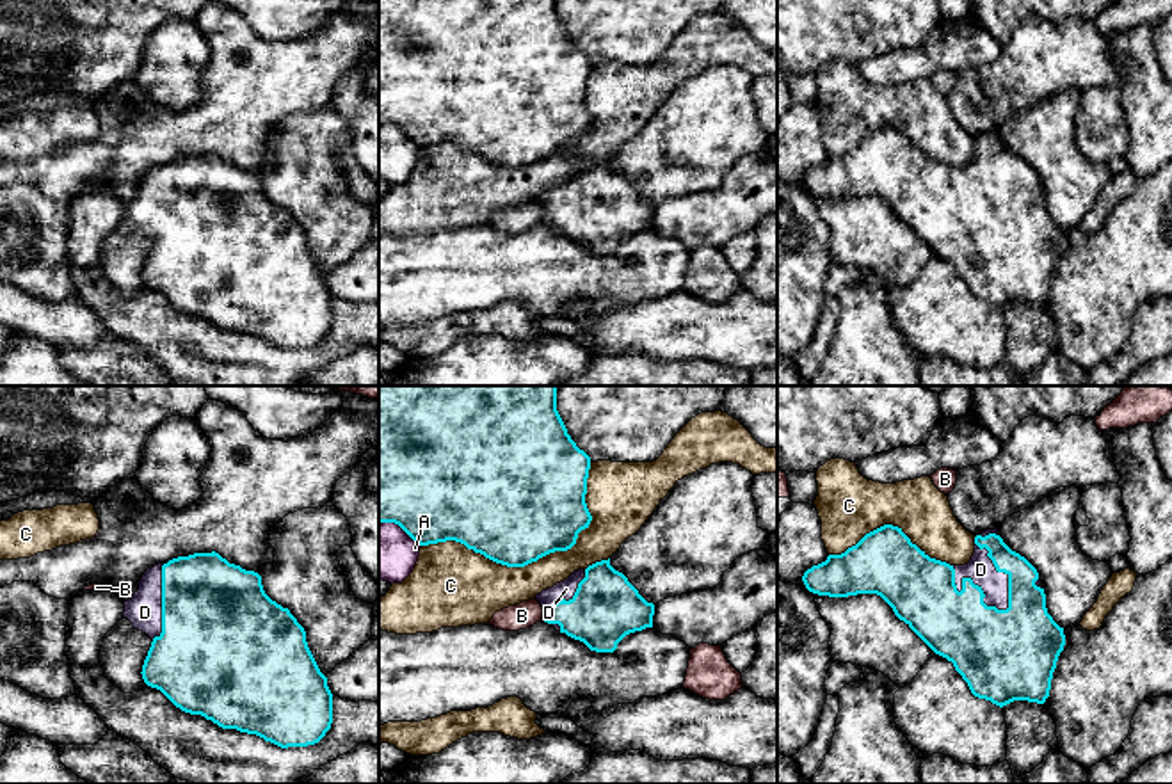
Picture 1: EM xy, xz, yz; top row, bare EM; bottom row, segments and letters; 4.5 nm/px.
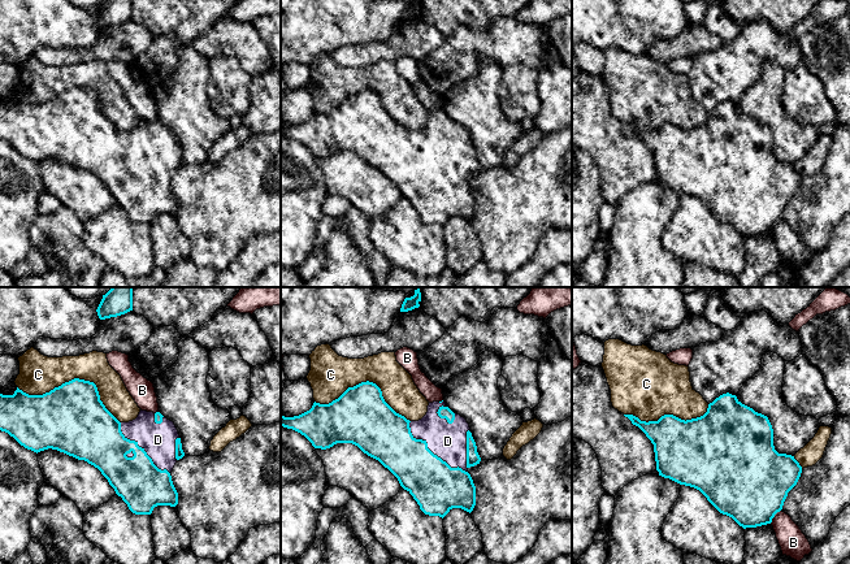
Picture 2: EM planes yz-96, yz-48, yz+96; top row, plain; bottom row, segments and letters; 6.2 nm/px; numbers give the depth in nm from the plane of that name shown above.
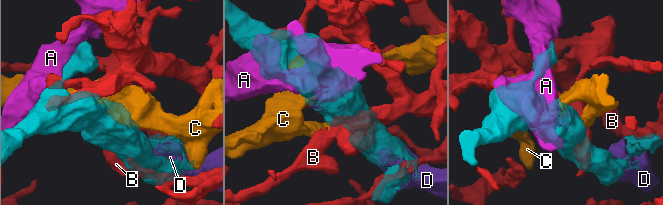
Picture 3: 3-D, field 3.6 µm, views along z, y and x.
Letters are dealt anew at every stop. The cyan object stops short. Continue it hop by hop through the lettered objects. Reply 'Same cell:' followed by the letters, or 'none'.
Same cell: D

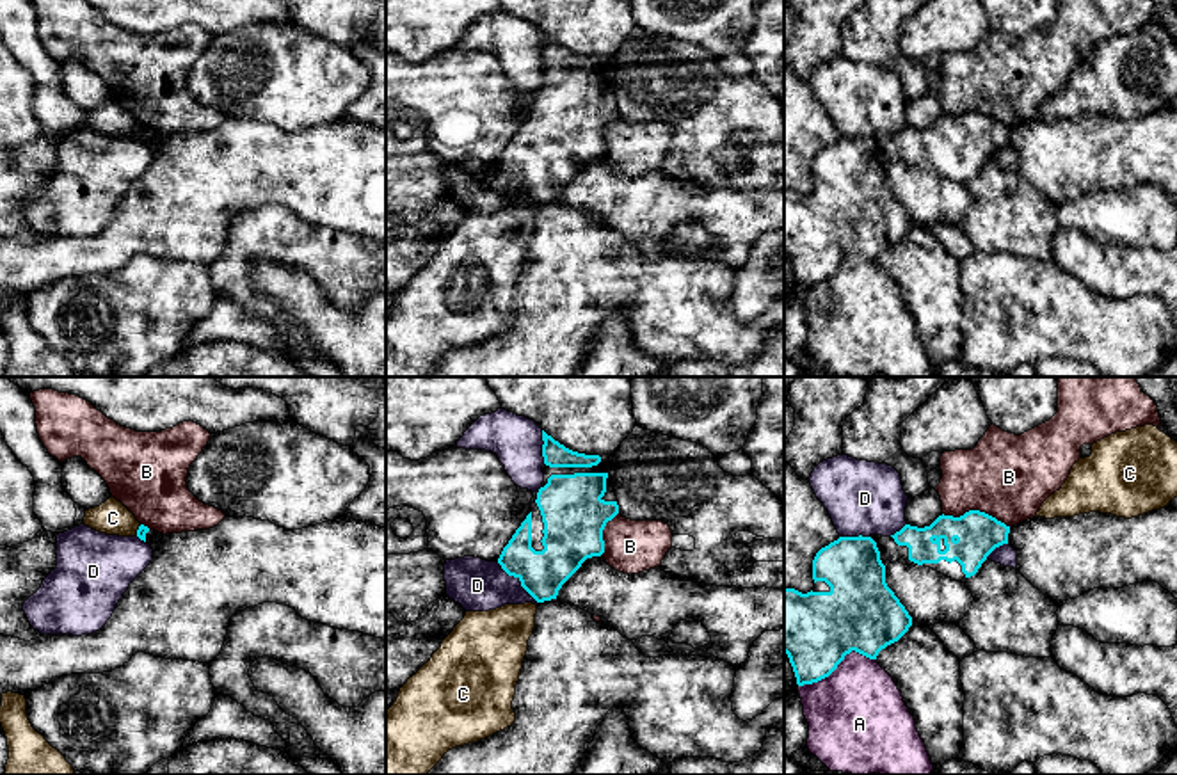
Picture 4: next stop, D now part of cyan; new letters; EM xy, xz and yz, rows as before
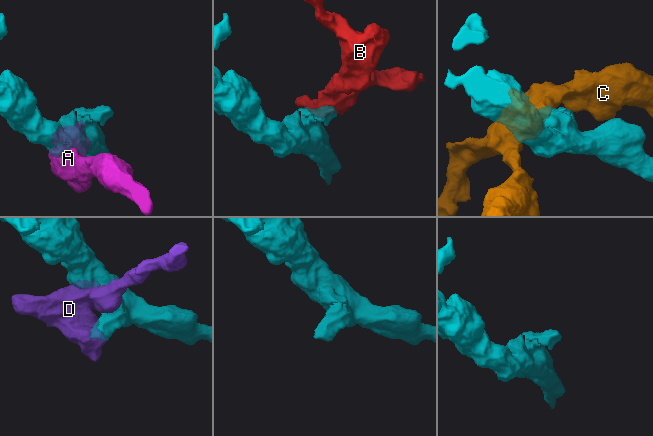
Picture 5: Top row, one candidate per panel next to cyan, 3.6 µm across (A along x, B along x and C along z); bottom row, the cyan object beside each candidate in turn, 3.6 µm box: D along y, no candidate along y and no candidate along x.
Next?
Same cell: none

